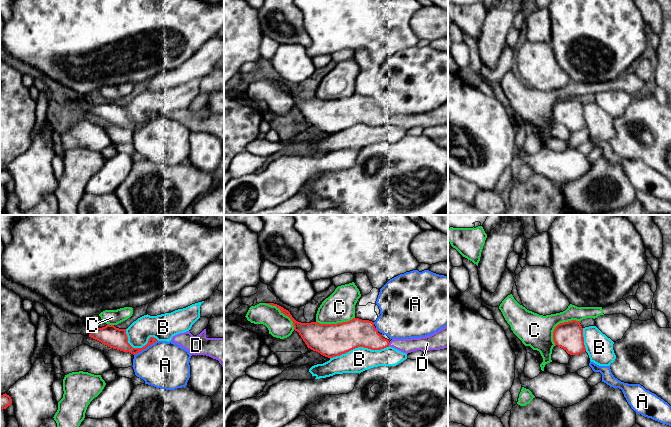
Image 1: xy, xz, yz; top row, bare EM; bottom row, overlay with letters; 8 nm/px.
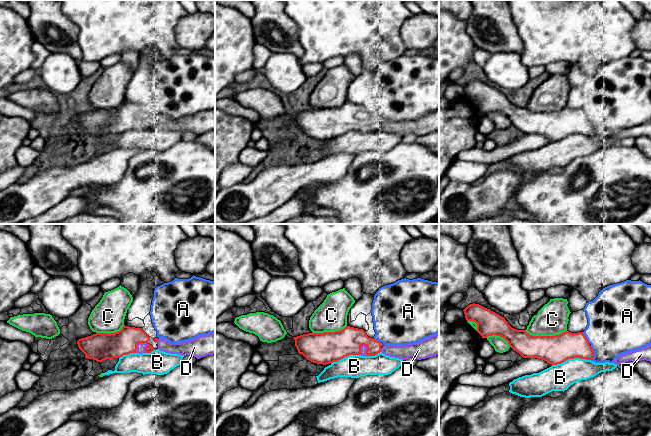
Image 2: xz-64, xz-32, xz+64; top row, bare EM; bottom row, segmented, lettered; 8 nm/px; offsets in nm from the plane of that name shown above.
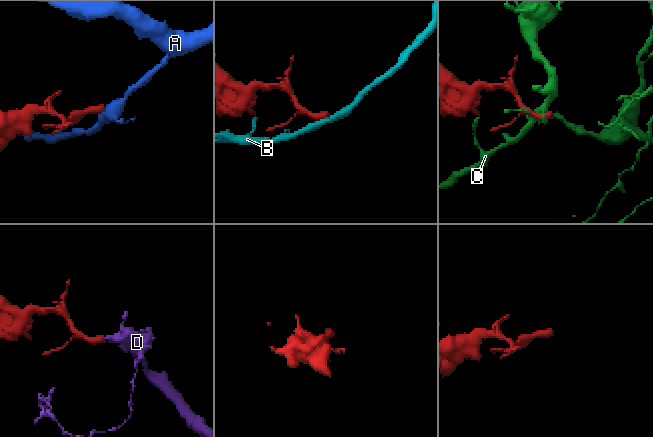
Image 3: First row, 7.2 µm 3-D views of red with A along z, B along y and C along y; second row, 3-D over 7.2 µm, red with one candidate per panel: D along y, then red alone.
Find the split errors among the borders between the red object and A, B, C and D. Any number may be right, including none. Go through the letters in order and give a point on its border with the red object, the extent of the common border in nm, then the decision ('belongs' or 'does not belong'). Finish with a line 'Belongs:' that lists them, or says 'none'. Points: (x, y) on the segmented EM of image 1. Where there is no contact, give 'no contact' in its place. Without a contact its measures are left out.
A: xy (145, 348) | 220 nm | does not belong
B: xz (359, 346) | 480 nm | does not belong
C: yz (558, 324) | 280 nm | does not belong
D: xz (388, 344) | 40 nm | belongs
Belongs: D

